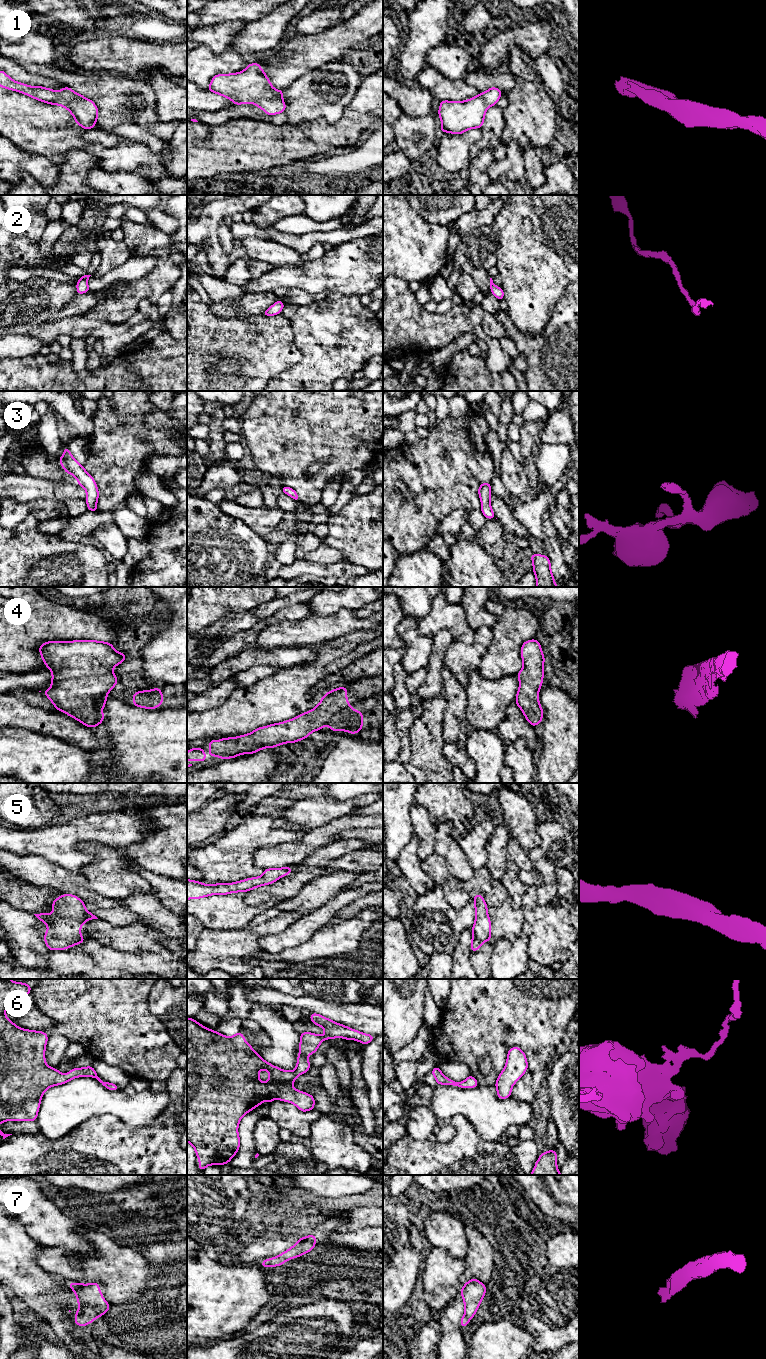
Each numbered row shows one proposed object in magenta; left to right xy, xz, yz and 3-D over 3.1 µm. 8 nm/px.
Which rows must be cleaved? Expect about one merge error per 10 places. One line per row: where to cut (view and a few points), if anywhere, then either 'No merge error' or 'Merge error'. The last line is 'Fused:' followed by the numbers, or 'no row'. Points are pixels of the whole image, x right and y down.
1: No split. No merge error
2: No split. No merge error
3: No split. No merge error
4: No split. No merge error
5: No split. No merge error
6: No split. No merge error
7: No split. No merge error
Fused: no row

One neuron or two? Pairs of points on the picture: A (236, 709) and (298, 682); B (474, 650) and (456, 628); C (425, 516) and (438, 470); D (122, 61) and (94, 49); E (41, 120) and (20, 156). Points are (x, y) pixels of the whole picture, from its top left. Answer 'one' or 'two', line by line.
A: one
B: two
C: one
D: one
E: two

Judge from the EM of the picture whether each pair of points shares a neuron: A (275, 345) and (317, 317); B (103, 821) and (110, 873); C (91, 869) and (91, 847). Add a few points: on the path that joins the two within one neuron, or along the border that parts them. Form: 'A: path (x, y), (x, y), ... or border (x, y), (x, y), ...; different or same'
A: border (289, 319), (294, 334), (294, 344), (302, 355); different
B: border (83, 841), (101, 842), (121, 849); different
C: path (96, 864), (96, 852); same

